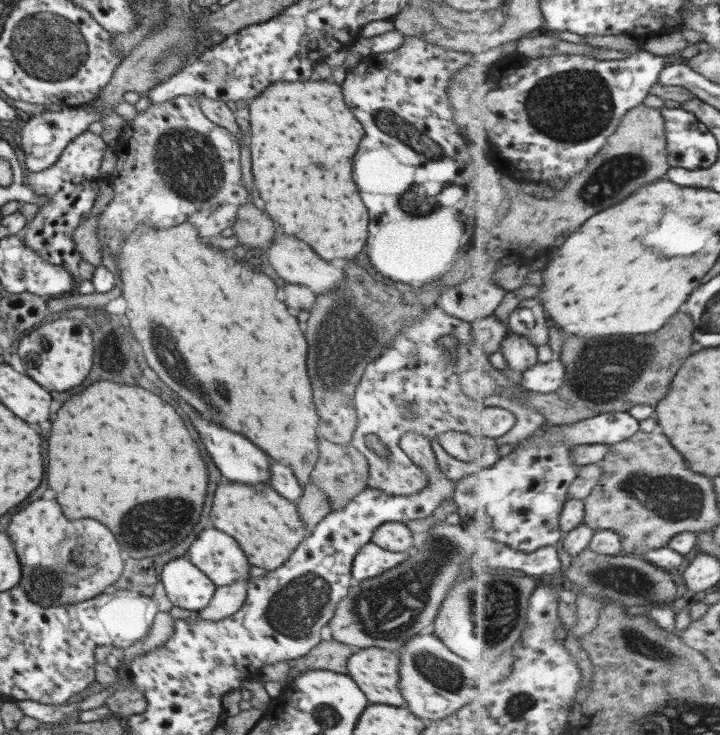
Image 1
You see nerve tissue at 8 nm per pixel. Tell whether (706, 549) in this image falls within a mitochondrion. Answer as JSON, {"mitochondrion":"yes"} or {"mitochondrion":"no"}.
{"mitochondrion":"no"}

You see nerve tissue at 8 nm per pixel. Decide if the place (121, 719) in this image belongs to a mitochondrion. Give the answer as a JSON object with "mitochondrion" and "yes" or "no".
{"mitochondrion":"no"}

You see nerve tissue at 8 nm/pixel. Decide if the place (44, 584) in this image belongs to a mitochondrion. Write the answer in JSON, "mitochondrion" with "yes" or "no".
{"mitochondrion":"yes"}

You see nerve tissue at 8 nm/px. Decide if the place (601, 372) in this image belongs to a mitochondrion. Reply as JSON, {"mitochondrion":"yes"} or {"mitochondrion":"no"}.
{"mitochondrion":"yes"}

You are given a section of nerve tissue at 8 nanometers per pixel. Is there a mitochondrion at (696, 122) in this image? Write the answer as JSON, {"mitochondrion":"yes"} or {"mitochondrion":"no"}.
{"mitochondrion":"no"}

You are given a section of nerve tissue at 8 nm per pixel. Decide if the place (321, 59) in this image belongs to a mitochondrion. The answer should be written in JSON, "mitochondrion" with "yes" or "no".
{"mitochondrion":"no"}

